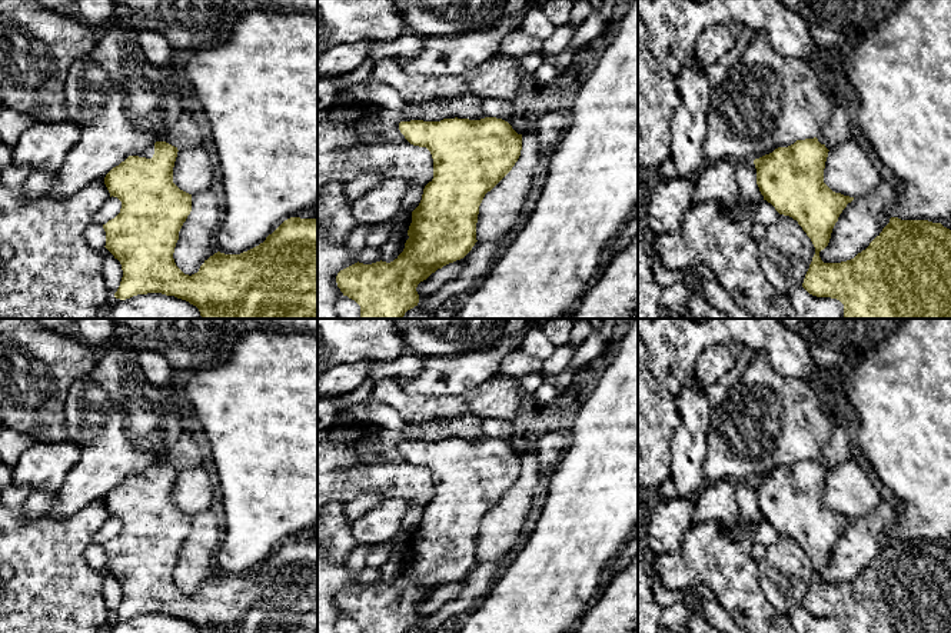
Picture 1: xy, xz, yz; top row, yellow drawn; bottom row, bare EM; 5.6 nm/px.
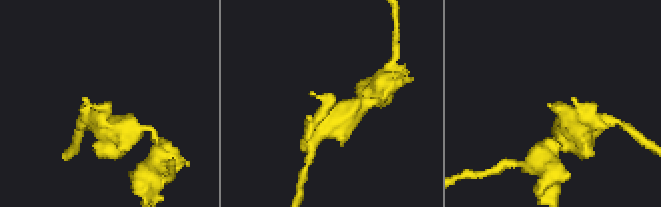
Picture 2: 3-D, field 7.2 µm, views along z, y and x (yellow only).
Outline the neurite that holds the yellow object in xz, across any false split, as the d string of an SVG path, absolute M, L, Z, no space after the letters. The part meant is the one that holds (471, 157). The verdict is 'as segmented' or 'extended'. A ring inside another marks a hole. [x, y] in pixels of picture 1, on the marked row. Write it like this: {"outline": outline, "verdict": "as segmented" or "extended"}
{"outline": "M496 117L481 120L443 119L440 121L410 120L400 121L399 130L405 139L419 147L426 147L433 159L433 179L425 186L419 206L412 211L412 223L408 230L409 239L403 251L390 263L376 261L372 264L355 263L336 276L336 283L343 296L360 306L359 319L403 319L405 313L419 303L416 287L432 273L443 266L463 259L475 246L479 206L491 191L515 166L522 150L522 134L512 126Z", "verdict": "as segmented"}

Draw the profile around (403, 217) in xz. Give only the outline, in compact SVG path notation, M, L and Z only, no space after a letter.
M400 209L395 216L396 219L392 221L393 227L399 233L408 234L409 226L412 223L412 211Z

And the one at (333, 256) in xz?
M317 226L317 319L340 319L336 301L343 296L336 283L340 270L359 261L345 241L335 240L325 226Z

